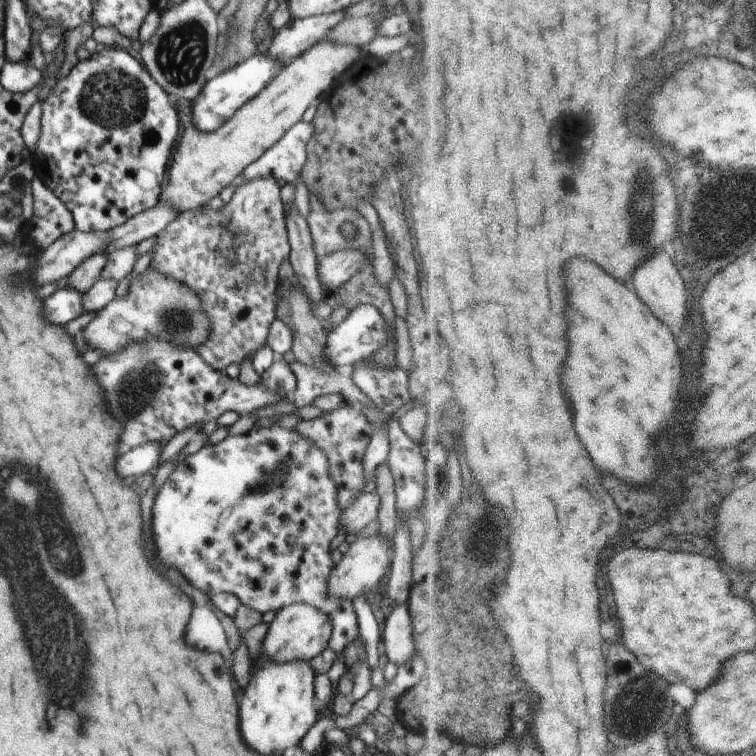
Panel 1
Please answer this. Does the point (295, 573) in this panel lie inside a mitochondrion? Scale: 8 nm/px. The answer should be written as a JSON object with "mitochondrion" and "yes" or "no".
{"mitochondrion":"no"}

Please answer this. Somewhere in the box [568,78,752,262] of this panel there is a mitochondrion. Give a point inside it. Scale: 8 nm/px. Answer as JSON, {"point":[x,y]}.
{"point":[643,199]}

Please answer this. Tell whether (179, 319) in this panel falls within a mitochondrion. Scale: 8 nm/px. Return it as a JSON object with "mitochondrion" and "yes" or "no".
{"mitochondrion":"yes"}

